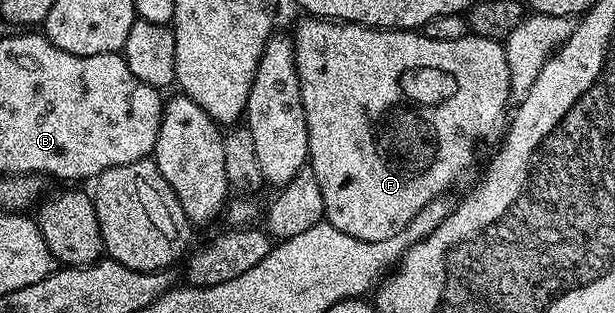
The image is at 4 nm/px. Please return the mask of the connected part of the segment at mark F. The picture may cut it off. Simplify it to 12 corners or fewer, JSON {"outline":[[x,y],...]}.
{"outline":[[302,18],[323,216],[396,237],[498,142],[503,45]]}

